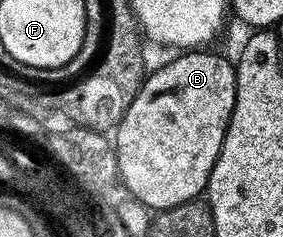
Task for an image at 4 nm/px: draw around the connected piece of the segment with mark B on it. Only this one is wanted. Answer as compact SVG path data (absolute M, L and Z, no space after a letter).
M198 48L193 52L182 52L179 58L164 63L159 70L151 69L140 92L136 92L136 100L128 104L128 112L124 112L120 124L113 131L118 178L121 184L126 185L125 193L151 211L159 212L197 199L205 191L216 156L220 156L236 100L235 63L208 51Z

